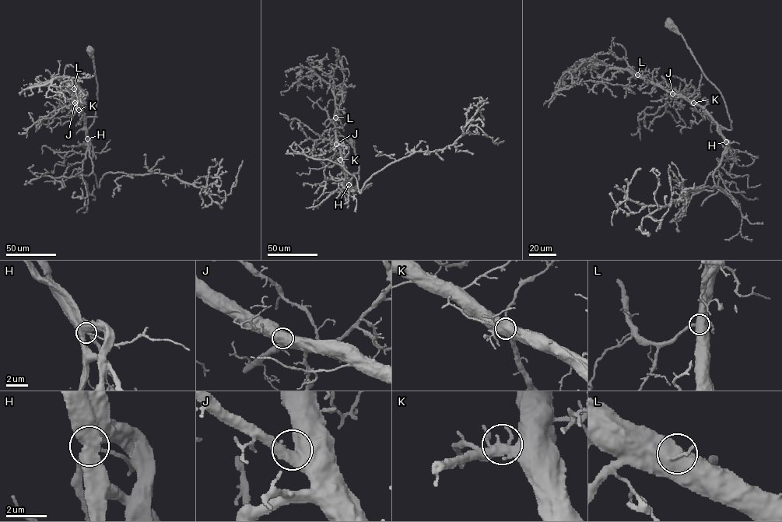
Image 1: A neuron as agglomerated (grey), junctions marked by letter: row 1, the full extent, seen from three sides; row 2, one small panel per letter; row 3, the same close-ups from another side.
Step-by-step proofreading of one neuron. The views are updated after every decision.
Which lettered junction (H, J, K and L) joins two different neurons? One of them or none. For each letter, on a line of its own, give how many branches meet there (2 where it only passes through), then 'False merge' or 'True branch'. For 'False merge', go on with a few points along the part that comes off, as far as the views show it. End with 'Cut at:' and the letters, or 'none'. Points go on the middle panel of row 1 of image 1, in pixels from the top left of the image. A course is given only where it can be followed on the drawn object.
H: Branches: 4. True branch
J: Branches: 3. True branch
K: Branches: 4. True branch
L: Branches: 3. True branch
Cut at: none

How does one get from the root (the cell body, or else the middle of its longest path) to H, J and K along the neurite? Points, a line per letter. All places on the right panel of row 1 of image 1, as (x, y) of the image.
H: (669, 23), (682, 36), (704, 75), (723, 98), (731, 129), (719, 125), (718, 128), (726, 141)
J: (669, 23), (682, 36), (704, 75), (720, 93), (731, 121), (731, 129), (718, 125), (701, 107), (672, 93)
K: (669, 23), (682, 36), (704, 75), (720, 93), (731, 121), (731, 129), (718, 125), (701, 107), (693, 103)

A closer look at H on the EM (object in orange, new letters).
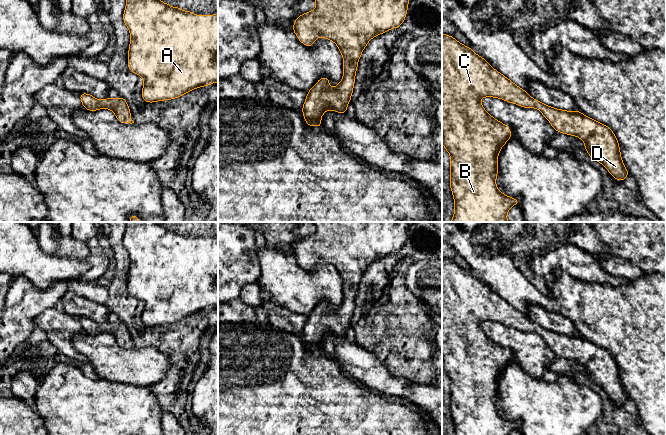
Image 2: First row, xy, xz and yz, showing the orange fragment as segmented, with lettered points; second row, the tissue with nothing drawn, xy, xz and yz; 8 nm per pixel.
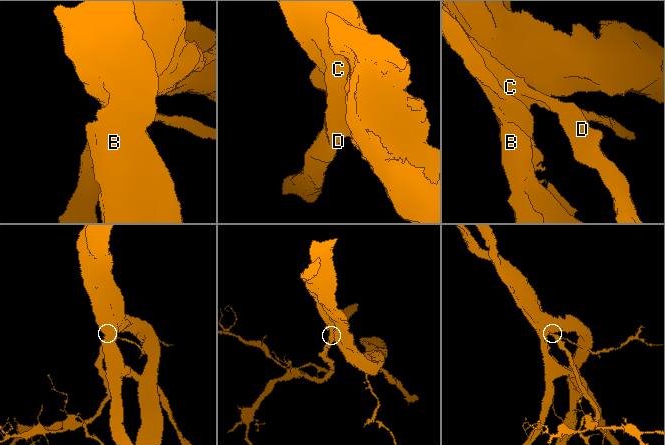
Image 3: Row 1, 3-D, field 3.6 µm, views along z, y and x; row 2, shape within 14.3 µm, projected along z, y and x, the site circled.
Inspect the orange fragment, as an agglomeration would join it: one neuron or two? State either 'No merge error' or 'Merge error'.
No merge error

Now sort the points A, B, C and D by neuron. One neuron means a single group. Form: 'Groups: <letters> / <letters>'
Groups: A B C D

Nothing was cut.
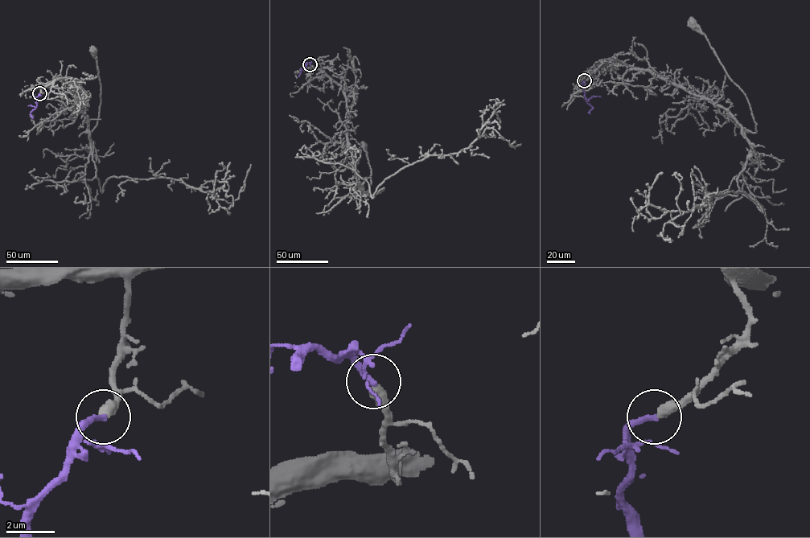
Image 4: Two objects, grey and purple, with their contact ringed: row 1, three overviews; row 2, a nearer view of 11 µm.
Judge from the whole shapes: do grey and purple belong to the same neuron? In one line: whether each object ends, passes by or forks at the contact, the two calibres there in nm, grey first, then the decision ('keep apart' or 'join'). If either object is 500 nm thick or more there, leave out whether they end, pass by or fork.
grey ends; purple ends; calibres 460 and 240 nm; join

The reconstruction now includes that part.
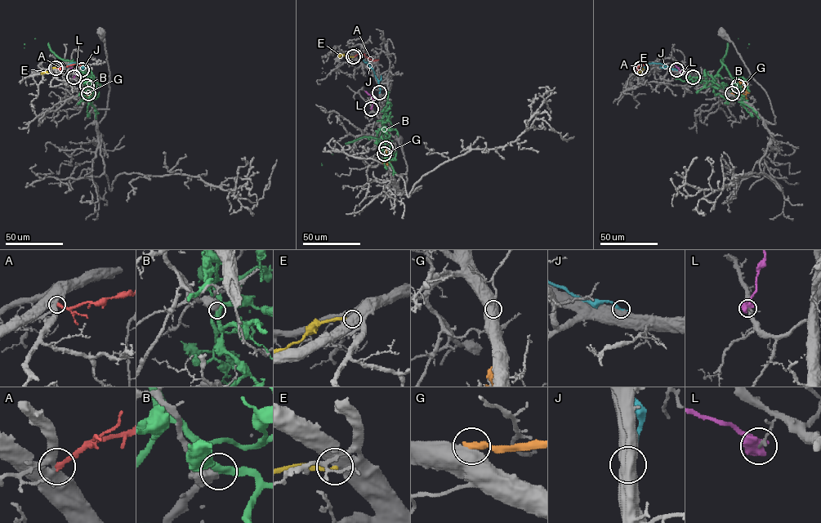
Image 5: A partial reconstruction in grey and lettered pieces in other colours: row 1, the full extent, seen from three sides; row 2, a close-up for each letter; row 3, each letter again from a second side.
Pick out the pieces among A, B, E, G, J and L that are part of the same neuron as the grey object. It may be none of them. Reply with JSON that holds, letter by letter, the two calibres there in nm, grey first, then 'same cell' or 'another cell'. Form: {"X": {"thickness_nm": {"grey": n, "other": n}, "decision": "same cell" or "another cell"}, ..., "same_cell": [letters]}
{"A": {"thickness_nm": {"grey": 400, "other": 280}, "decision": "another cell"}, "B": {"thickness_nm": {"grey": 500, "other": 400}, "decision": "another cell"}, "E": {"thickness_nm": {"grey": 600, "other": 190}, "decision": "another cell"}, "G": {"thickness_nm": {"grey": 700, "other": 400}, "decision": "another cell"}, "J": {"thickness_nm": {"grey": 800, "other": 280}, "decision": "another cell"}, "L": {"thickness_nm": {"grey": 140, "other": 700}, "decision": "another cell"}, "same_cell": []}

